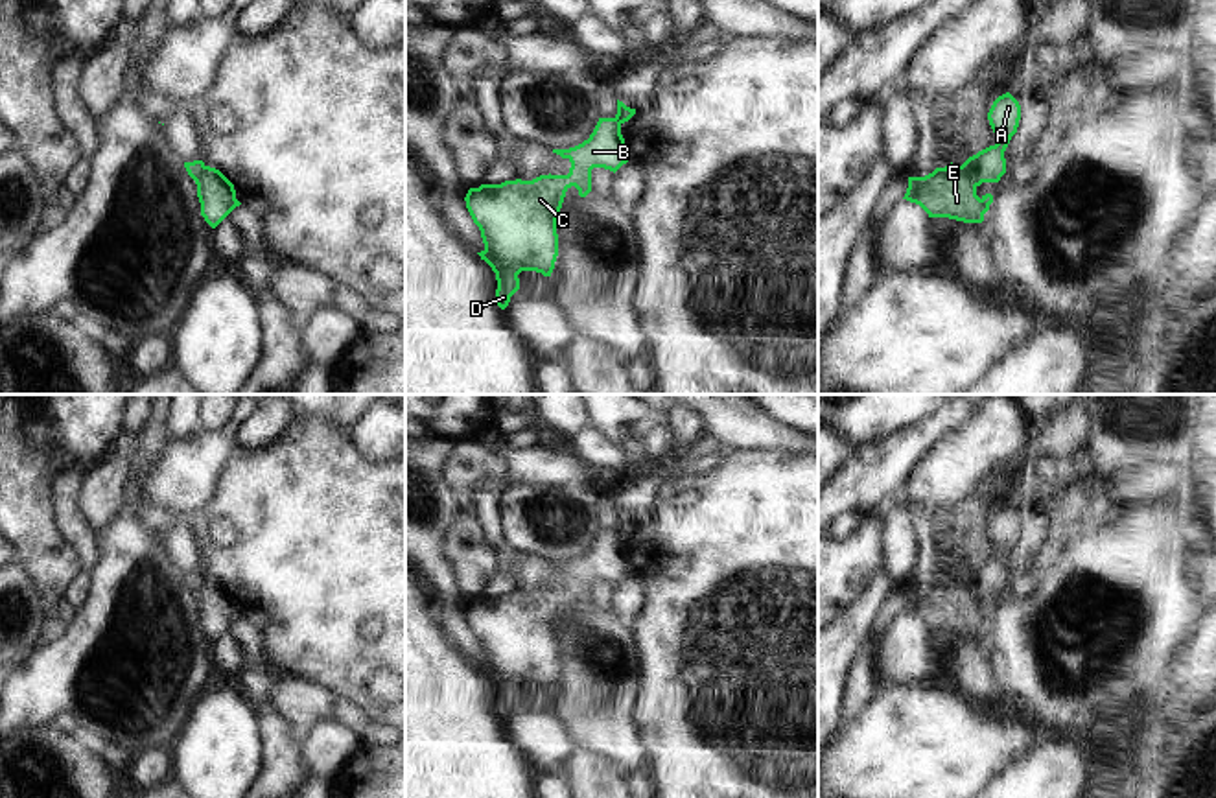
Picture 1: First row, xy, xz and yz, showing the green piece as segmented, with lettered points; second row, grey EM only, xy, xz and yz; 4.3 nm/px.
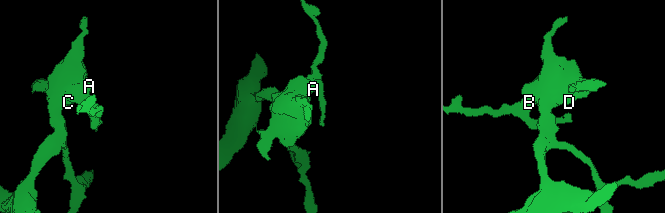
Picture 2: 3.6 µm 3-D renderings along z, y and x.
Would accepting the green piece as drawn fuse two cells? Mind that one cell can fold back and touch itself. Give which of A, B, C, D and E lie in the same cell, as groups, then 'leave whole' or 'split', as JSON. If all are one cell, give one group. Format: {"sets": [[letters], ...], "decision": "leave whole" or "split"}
{"sets": [["A", "B", "C", "D"], ["E"]], "decision": "split"}

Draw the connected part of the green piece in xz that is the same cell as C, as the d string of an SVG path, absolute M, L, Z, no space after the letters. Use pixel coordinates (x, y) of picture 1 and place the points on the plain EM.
M599 531L593 546L582 557L569 562L553 562L553 566L571 575L567 588L540 588L532 593L505 593L501 597L481 597L470 601L464 614L474 636L481 643L485 662L477 665L496 686L496 717L505 722L510 710L520 702L518 687L536 684L551 689L558 669L556 632L566 604L575 599L580 610L591 604L591 582L604 581L617 584L628 575L628 564L615 531Z

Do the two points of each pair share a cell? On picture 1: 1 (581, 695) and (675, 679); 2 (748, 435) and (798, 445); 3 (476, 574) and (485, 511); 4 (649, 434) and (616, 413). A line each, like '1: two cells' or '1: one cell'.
1: two cells
2: one cell
3: two cells
4: one cell

